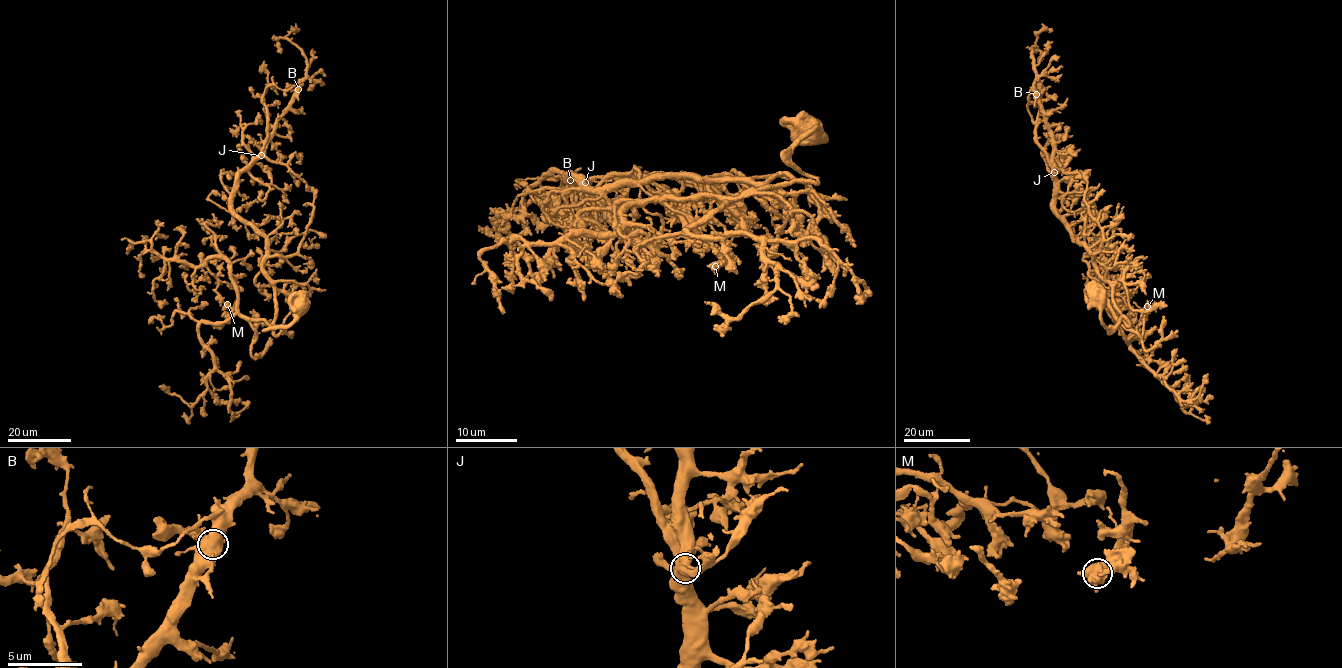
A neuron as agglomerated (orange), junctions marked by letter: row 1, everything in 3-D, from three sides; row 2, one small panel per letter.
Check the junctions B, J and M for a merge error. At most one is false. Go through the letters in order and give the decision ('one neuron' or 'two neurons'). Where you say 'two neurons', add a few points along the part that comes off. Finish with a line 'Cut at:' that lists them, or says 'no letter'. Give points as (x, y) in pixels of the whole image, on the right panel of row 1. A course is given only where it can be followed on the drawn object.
B: two neurons; foreign part runs (1036, 94), (1029, 92), (1032, 103), (1027, 104), (1035, 124)
J: one neuron
M: one neuron
Cut at: B

